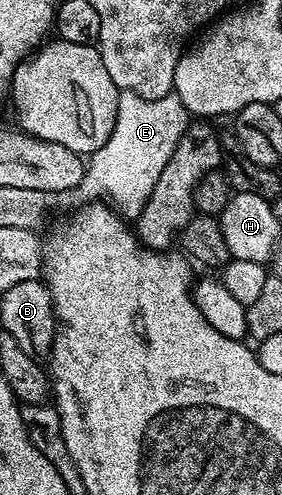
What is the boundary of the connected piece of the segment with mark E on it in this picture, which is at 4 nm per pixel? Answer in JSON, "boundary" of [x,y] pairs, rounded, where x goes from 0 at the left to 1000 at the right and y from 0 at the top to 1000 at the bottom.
{"boundary":[[[422,184],[411,255],[397,263],[383,287],[369,287],[369,295],[355,295],[355,303],[316,309],[305,356],[287,368],[291,388],[277,388],[277,396],[305,396],[323,408],[344,400],[372,400],[401,414],[422,436],[461,448],[486,446],[539,392],[539,376],[553,376],[553,368],[567,360],[567,343],[582,343],[582,335],[596,335],[596,319],[610,319],[624,295],[660,273],[663,257],[667,228],[652,206],[638,206],[631,194],[606,190],[582,198],[528,202],[504,198],[496,190]]]}

